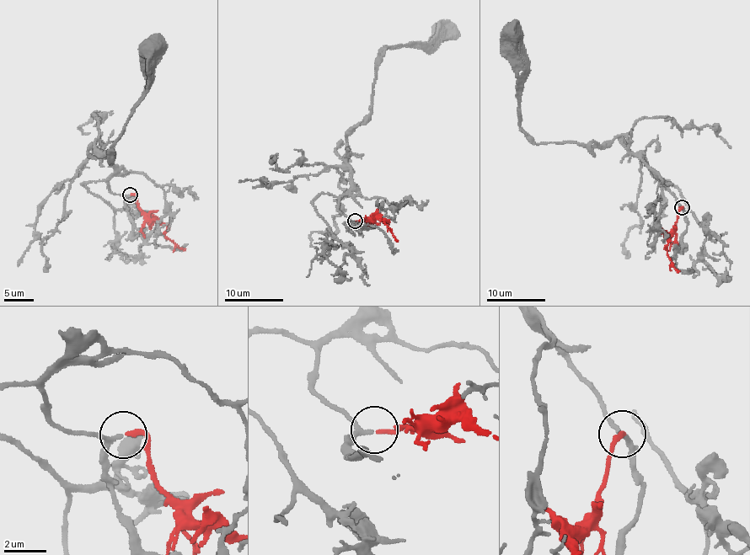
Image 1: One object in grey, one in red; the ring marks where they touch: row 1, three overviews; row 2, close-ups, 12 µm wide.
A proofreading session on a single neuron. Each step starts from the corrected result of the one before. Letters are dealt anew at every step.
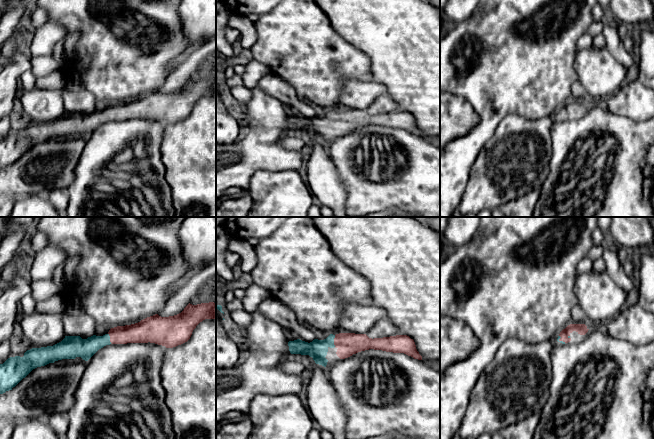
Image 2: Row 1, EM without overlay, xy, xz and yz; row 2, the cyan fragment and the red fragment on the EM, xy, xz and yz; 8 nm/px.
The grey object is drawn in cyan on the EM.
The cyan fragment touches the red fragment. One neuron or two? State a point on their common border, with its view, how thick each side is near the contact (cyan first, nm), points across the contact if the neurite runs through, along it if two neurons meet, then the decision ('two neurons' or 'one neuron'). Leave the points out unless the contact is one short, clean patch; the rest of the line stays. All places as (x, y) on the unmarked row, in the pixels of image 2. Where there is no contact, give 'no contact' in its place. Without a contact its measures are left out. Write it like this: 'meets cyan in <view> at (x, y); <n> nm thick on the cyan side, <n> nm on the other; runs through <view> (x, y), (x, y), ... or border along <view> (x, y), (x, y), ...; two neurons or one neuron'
meets cyan in xz at (333, 117); 160 nm thick on the cyan side, 180 nm on the other; one neuron

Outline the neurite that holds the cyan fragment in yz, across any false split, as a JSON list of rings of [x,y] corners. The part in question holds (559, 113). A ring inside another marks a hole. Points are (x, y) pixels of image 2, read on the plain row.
[[[570,100],[560,108],[557,117],[562,120],[568,119],[571,117],[570,110],[573,107],[576,107],[580,111],[585,111],[588,106],[585,100]]]

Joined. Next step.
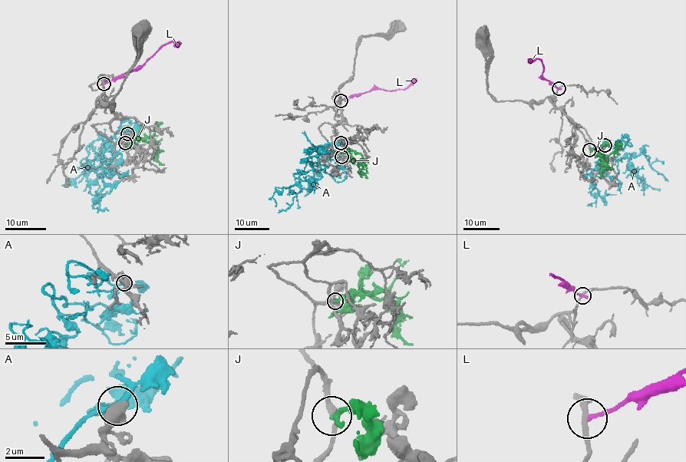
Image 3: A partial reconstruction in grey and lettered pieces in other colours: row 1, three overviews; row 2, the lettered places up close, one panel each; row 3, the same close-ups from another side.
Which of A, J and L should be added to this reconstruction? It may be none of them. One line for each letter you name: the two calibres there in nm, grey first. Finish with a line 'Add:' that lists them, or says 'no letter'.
J: 260/220 nm
Add: J

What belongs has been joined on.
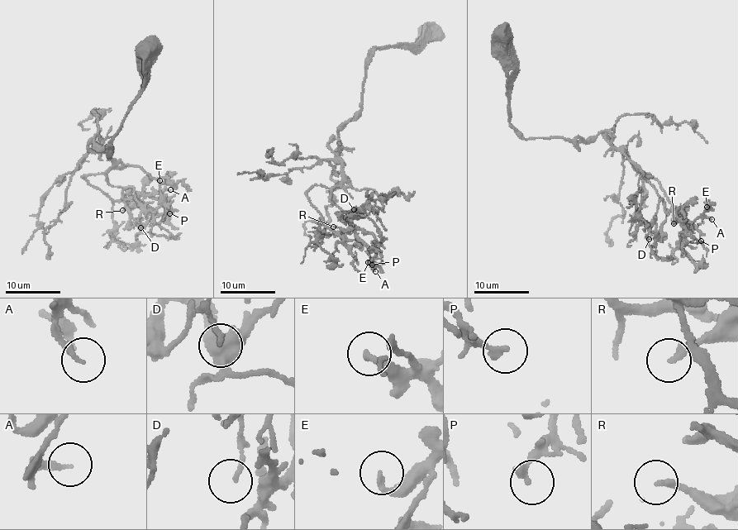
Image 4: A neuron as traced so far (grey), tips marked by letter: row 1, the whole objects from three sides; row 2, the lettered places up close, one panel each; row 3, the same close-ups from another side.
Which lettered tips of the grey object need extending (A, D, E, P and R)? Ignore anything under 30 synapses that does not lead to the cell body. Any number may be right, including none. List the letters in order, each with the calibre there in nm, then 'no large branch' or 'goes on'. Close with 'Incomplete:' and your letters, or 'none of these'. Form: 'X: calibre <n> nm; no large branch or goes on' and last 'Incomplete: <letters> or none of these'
A: calibre 170 nm; no large branch
D: calibre 130 nm; no large branch
E: calibre 220 nm; no large branch
P: calibre 240 nm; no large branch
R: calibre 220 nm; no large branch
Incomplete: none of these

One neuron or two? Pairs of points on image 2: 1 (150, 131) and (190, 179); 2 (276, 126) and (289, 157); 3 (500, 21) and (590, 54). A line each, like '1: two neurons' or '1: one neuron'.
1: two neurons
2: one neuron
3: two neurons

